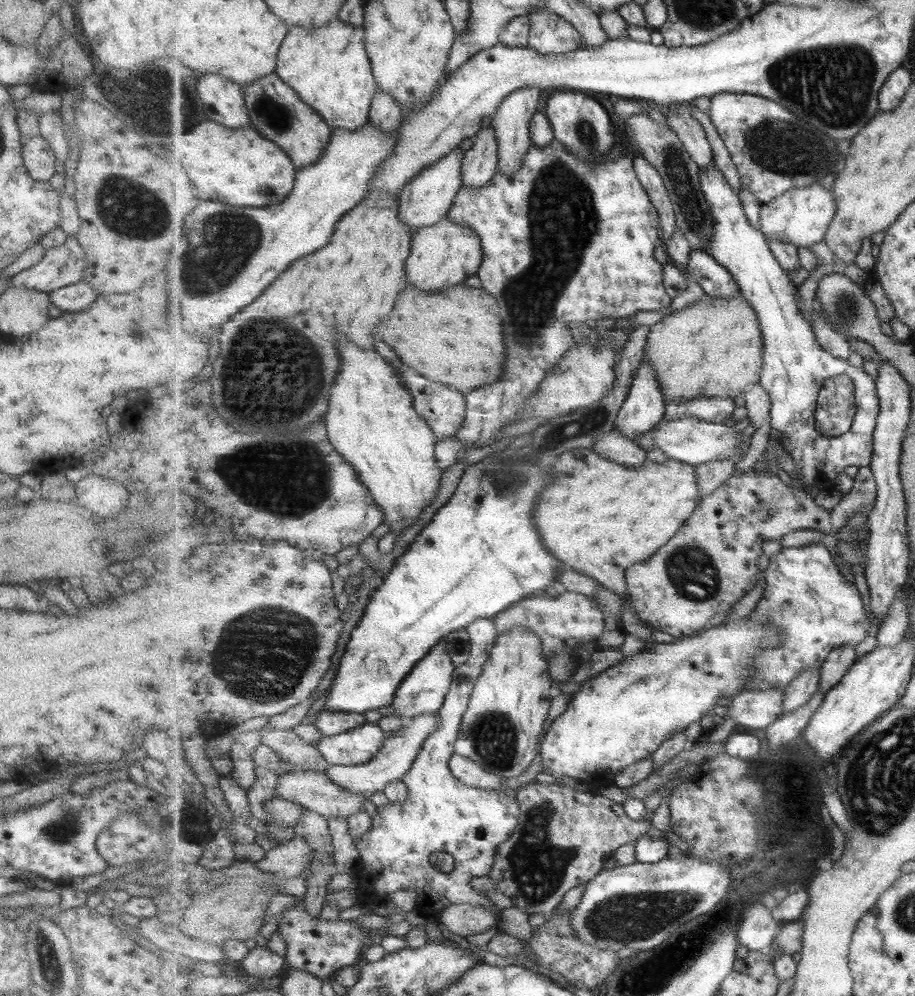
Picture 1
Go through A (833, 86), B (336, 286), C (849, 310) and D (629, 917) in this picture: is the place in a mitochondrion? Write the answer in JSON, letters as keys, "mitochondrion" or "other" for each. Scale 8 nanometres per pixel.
{"A":"mitochondrion","B":"other","C":"mitochondrion","D":"mitochondrion"}

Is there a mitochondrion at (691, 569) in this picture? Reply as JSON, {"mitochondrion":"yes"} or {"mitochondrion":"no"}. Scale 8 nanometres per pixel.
{"mitochondrion":"yes"}

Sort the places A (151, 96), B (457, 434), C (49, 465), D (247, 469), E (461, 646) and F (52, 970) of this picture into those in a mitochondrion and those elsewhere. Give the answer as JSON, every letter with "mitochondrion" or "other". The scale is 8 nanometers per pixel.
{"A":"mitochondrion","B":"other","C":"other","D":"mitochondrion","E":"mitochondrion","F":"mitochondrion"}

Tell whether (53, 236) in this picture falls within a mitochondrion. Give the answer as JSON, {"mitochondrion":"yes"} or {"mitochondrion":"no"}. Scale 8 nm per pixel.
{"mitochondrion":"no"}

